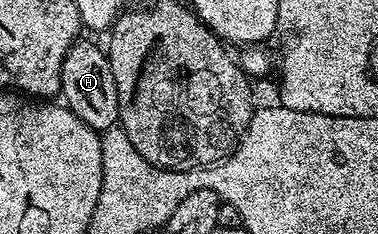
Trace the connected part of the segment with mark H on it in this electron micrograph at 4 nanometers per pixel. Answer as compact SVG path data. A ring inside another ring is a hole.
M80 39L76 41L74 47L65 55L65 63L61 63L61 87L59 88L62 104L81 119L89 127L96 131L113 129L119 125L119 100L117 99L117 79L113 79L113 67L111 58L106 52L104 54L91 41Z

